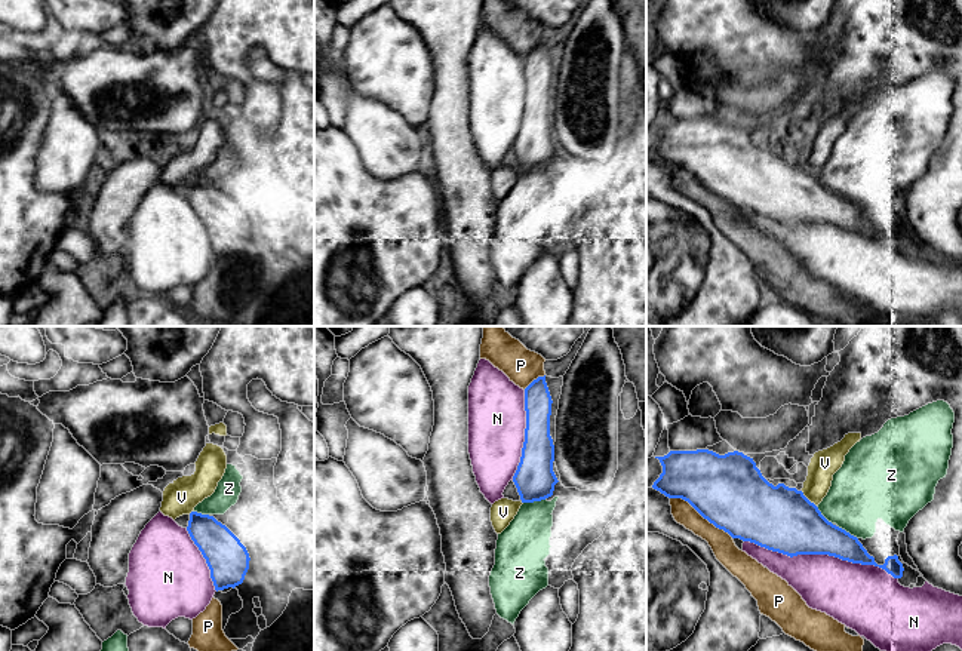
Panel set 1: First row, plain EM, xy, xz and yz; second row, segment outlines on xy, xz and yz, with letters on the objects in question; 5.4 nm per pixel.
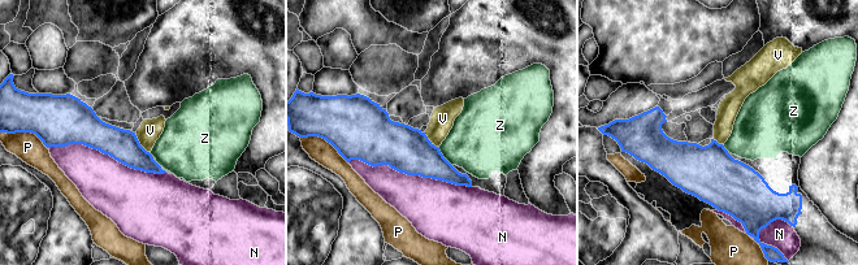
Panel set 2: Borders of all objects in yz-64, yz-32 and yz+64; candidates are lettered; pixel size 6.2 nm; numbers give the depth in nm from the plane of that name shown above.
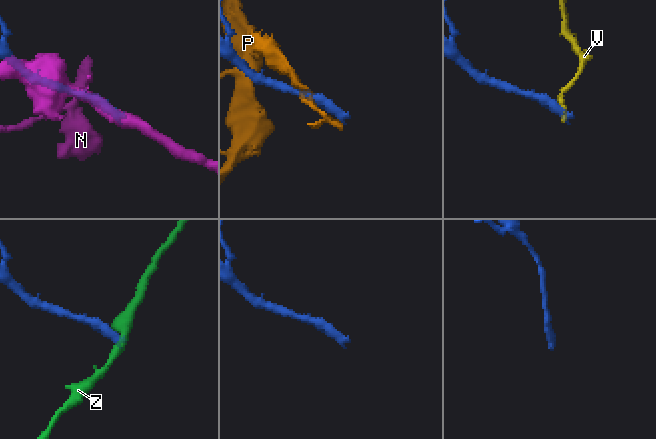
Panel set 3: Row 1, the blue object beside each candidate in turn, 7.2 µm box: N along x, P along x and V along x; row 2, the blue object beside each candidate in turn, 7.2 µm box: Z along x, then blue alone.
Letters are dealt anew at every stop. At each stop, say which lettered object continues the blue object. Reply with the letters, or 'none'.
none

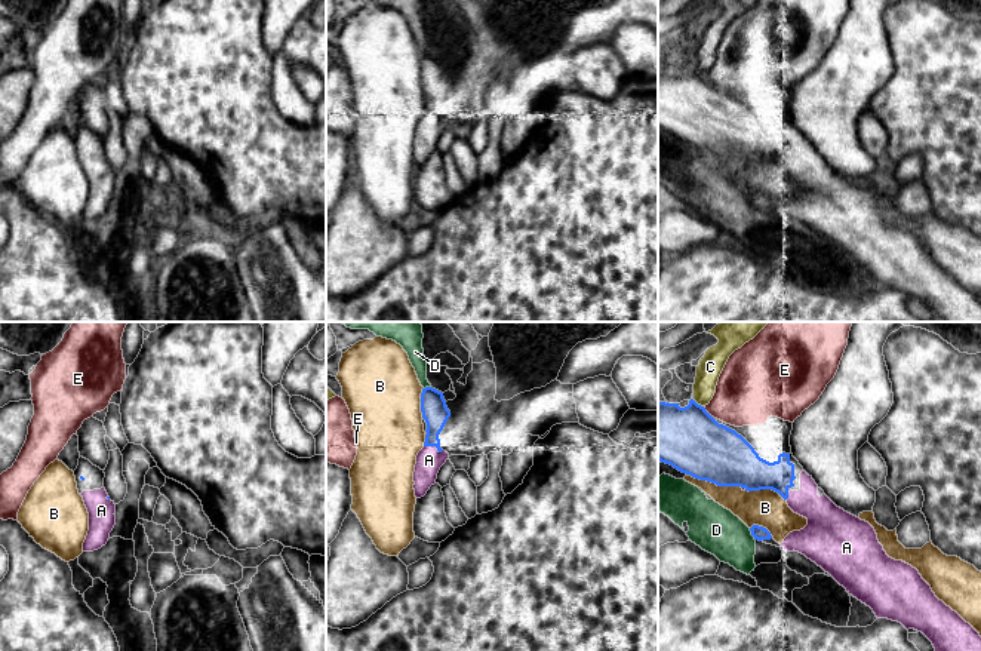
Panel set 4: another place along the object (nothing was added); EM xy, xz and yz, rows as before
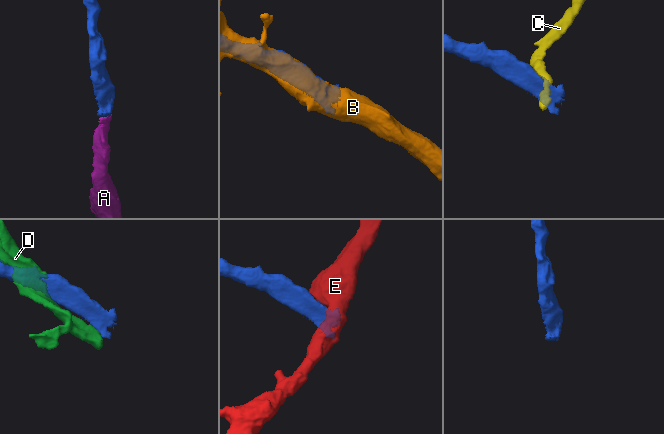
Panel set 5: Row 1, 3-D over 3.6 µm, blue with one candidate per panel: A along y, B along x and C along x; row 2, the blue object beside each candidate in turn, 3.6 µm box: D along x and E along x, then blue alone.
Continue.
A

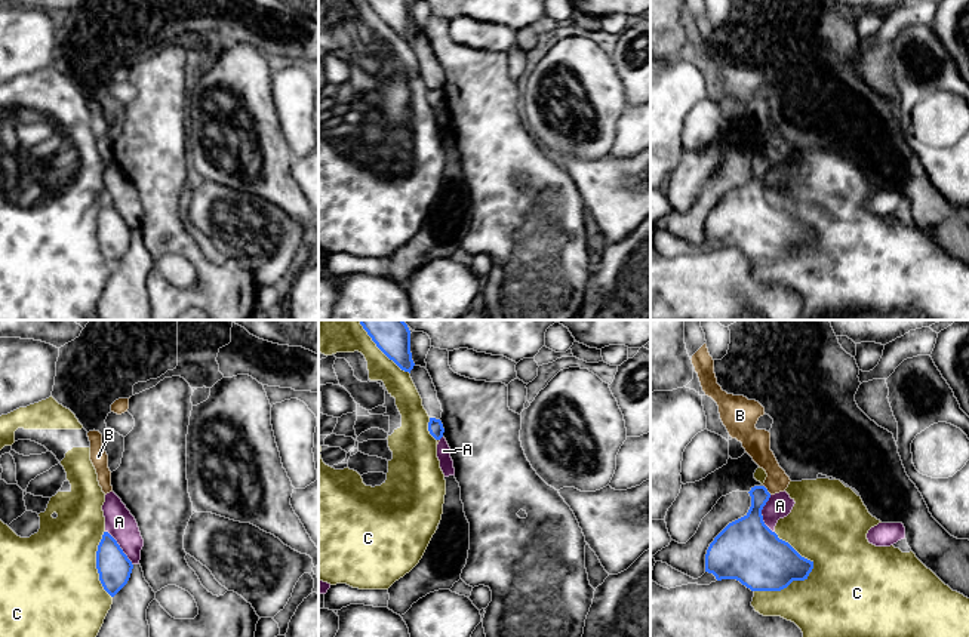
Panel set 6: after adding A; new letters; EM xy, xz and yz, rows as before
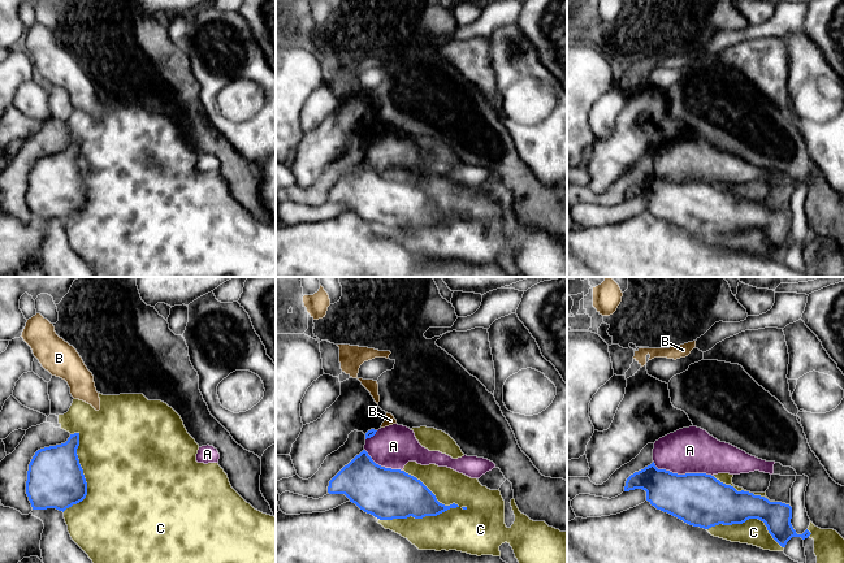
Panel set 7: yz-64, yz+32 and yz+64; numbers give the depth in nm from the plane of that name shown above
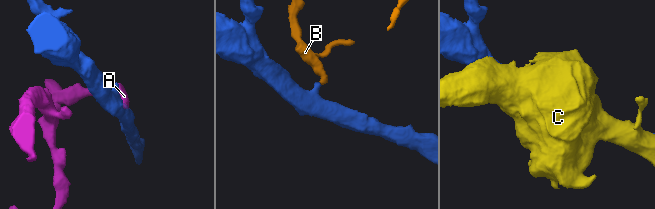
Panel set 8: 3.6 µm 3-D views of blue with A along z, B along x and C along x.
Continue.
none

